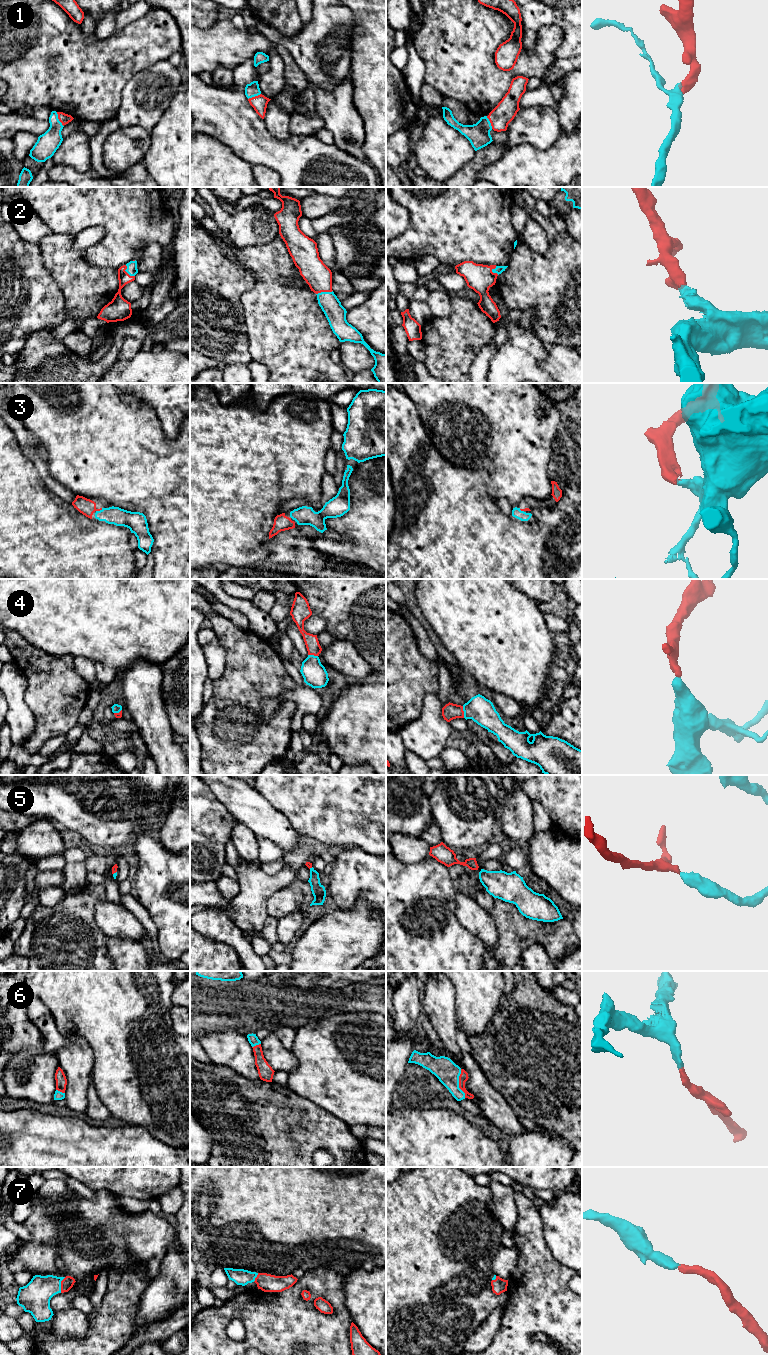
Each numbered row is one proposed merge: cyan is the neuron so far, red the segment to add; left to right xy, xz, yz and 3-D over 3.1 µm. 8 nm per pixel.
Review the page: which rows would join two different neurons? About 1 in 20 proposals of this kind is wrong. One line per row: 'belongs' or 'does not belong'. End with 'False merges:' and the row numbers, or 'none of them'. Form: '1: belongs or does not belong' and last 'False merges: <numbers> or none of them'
1: belongs
2: belongs
3: belongs
4: belongs
5: belongs
6: belongs
7: belongs
False merges: none of them

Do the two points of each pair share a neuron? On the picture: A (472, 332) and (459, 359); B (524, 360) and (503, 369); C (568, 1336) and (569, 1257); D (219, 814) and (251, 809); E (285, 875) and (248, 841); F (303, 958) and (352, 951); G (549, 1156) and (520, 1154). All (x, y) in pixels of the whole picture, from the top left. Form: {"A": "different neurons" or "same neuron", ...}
{"A": "same neuron", "B": "same neuron", "C": "different neurons", "D": "different neurons", "E": "different neurons", "F": "same neuron", "G": "same neuron"}

